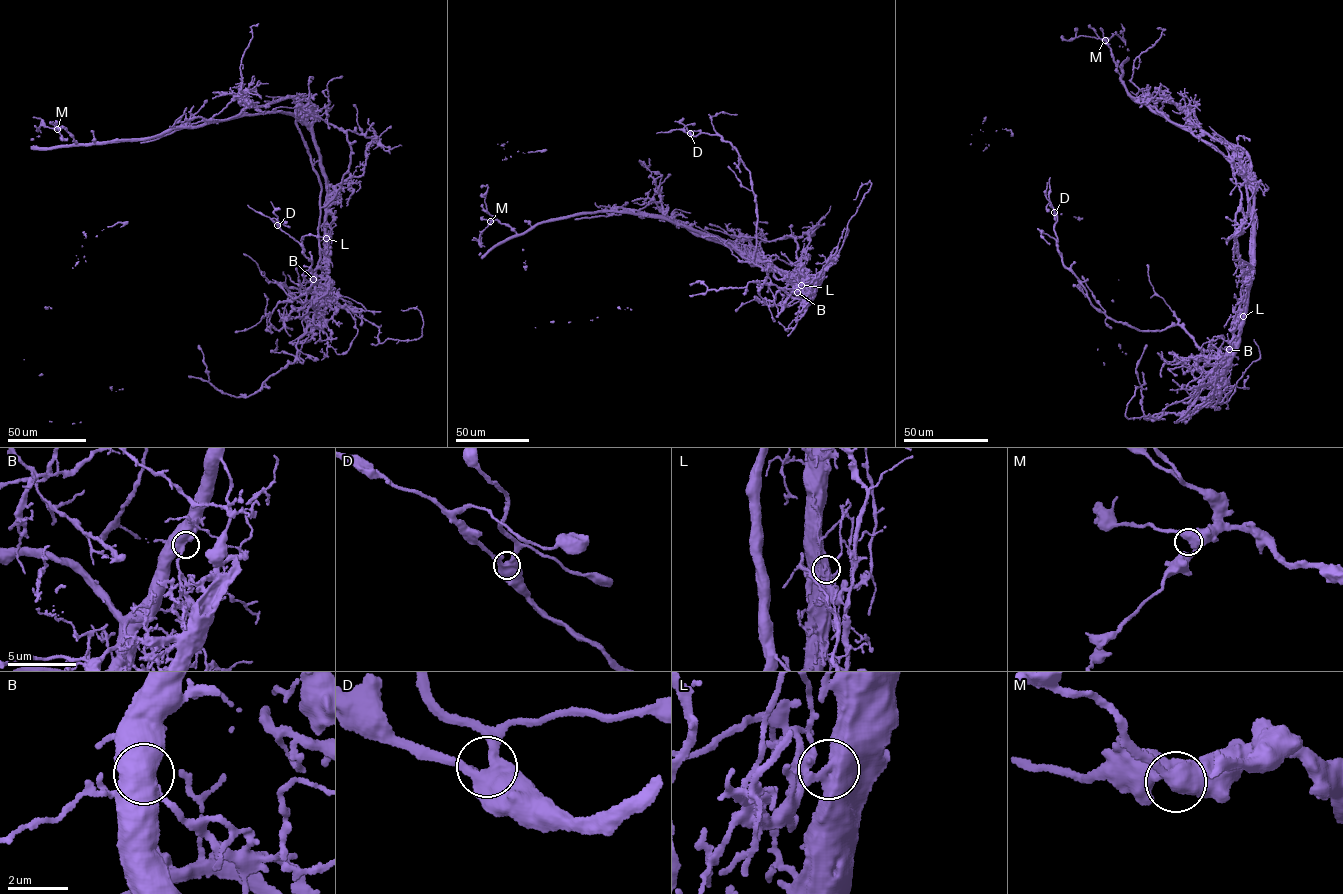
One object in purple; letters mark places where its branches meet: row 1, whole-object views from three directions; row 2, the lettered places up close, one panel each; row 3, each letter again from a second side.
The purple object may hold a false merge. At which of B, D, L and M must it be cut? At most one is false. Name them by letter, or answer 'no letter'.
no letter

